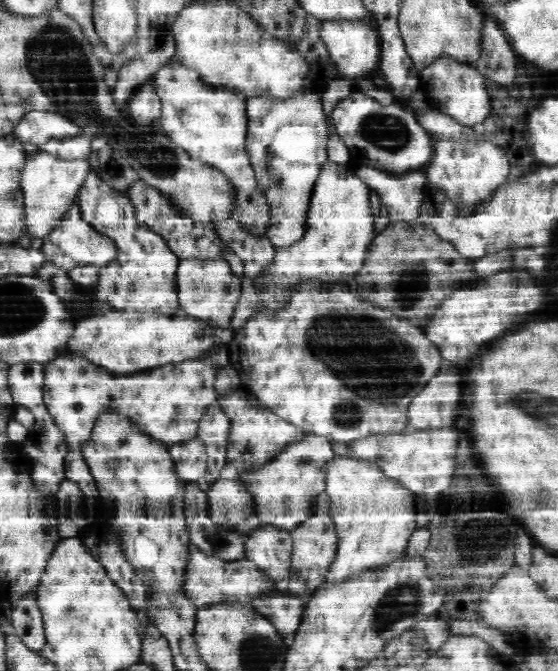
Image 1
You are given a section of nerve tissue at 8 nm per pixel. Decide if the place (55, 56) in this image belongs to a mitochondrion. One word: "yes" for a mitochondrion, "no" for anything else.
yes

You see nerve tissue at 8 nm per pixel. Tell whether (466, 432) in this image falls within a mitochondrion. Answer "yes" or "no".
no

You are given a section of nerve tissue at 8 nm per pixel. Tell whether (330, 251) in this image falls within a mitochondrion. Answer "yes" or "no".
no

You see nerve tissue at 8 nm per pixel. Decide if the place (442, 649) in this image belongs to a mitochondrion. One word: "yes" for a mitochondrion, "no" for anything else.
no

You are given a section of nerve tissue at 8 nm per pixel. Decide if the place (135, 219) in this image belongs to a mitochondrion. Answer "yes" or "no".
no

